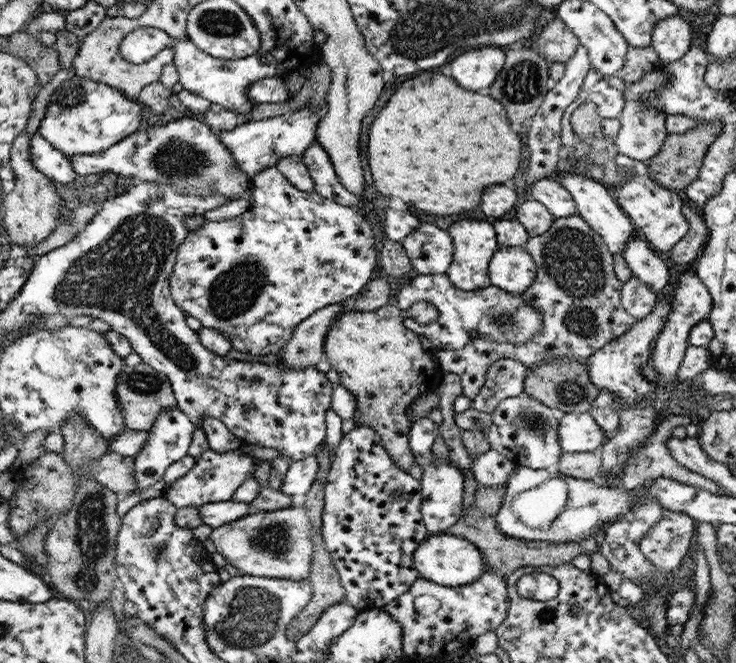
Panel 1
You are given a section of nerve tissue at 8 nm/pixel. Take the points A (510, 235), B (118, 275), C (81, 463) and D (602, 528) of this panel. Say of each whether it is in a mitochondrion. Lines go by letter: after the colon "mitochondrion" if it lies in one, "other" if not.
A: other
B: mitochondrion
C: other
D: other

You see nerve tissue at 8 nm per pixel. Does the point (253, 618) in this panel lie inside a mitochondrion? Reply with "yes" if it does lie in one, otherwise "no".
yes

